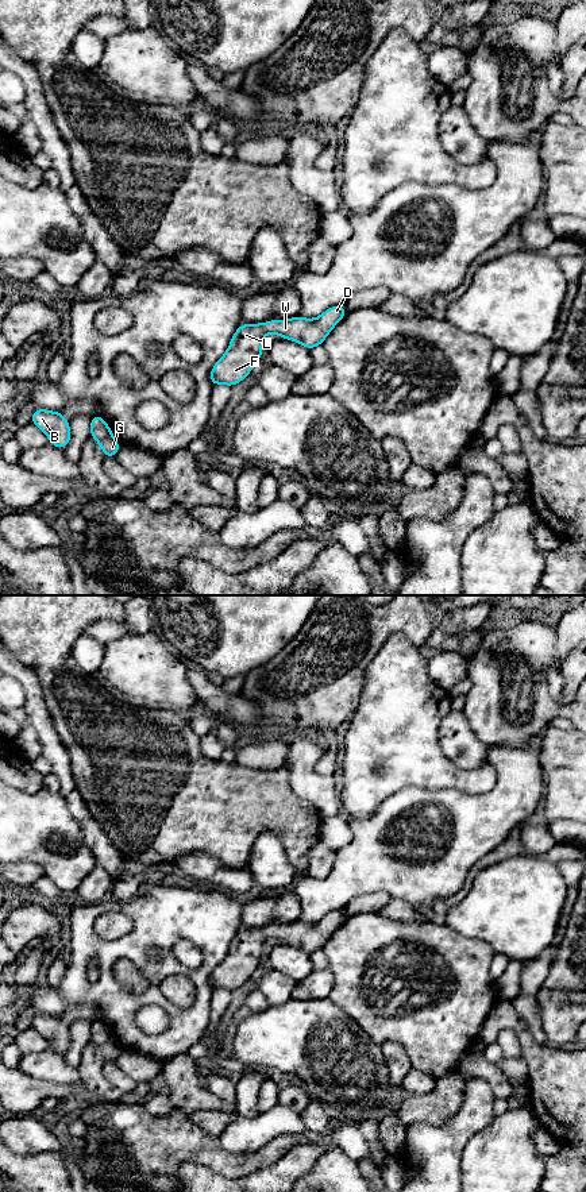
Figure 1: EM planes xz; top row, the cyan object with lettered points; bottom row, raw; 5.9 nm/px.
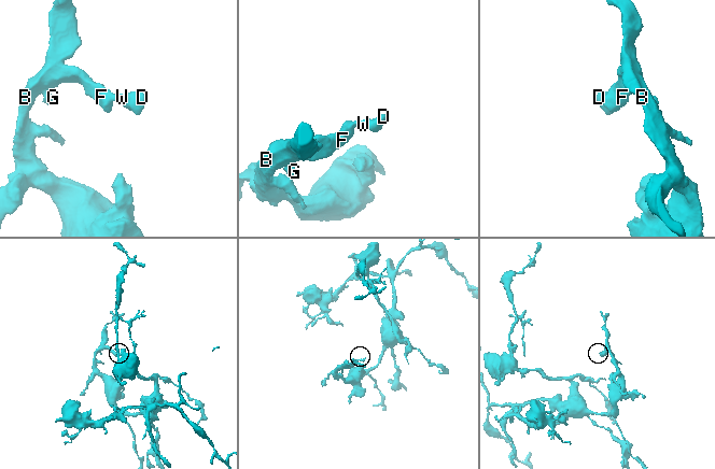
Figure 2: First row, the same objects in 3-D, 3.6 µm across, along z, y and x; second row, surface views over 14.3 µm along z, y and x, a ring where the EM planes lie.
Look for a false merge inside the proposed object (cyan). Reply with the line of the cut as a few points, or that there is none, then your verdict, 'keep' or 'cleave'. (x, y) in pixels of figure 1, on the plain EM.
no cut; keep

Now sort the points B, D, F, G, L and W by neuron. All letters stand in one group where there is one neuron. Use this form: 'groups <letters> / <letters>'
groups B D F G L W

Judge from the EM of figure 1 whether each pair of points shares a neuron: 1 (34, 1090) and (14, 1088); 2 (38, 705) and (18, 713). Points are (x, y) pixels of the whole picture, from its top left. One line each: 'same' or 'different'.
1: same
2: different

